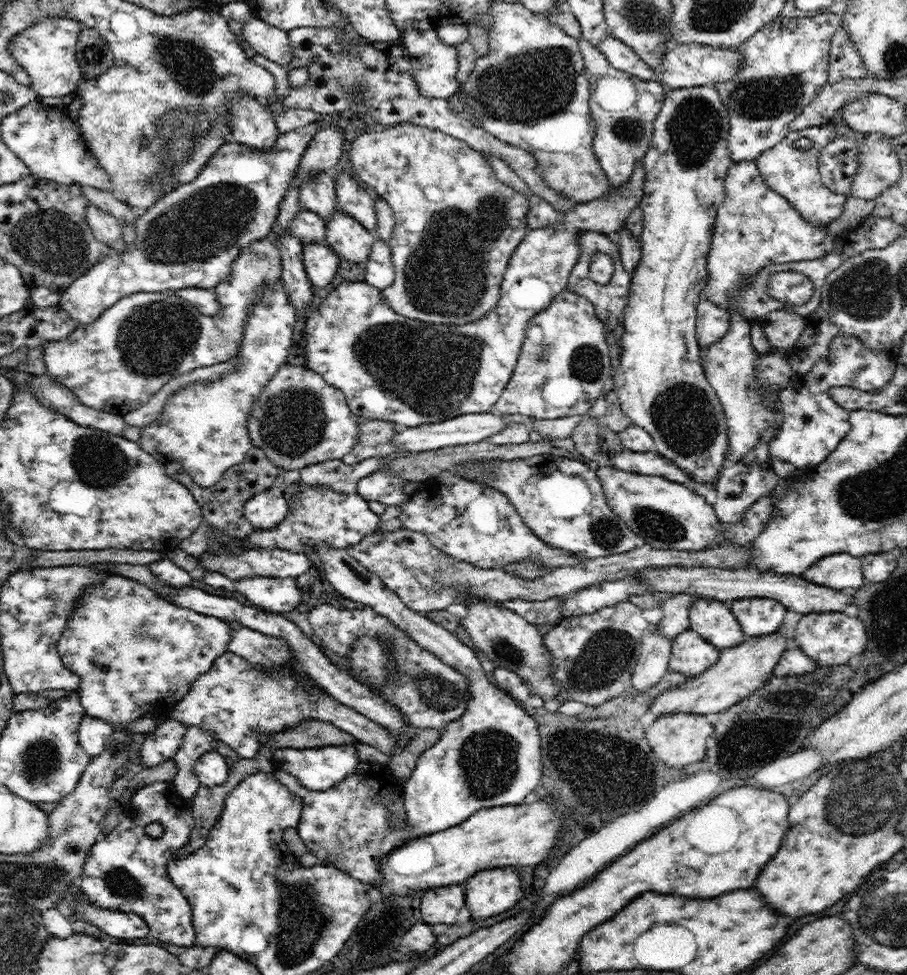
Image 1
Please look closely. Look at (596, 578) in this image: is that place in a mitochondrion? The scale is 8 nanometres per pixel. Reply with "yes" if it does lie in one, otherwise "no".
no

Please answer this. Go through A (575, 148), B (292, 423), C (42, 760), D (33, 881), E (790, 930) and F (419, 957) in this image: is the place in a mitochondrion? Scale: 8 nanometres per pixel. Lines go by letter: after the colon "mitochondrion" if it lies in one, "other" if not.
A: other
B: mitochondrion
C: mitochondrion
D: mitochondrion
E: other
F: other

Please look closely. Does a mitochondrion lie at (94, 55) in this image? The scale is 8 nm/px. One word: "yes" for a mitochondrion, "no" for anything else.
yes

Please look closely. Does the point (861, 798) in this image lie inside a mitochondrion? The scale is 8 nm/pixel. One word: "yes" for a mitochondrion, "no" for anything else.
yes

